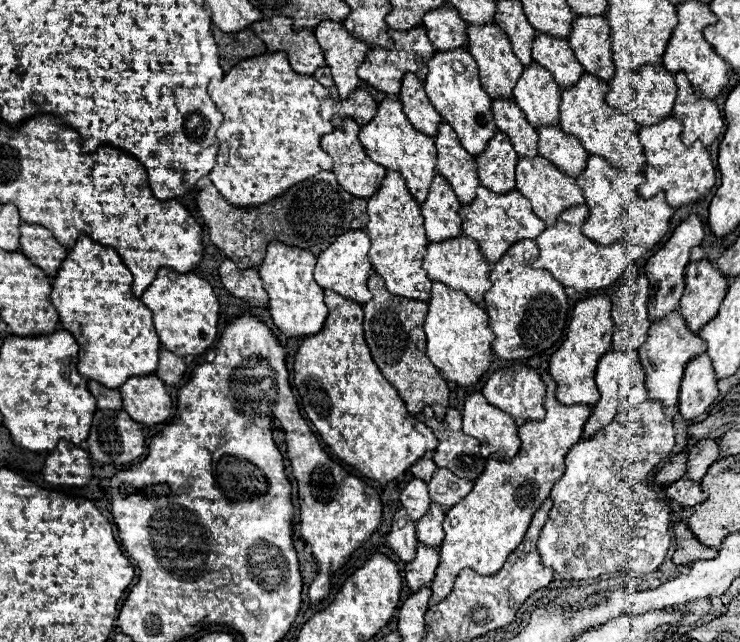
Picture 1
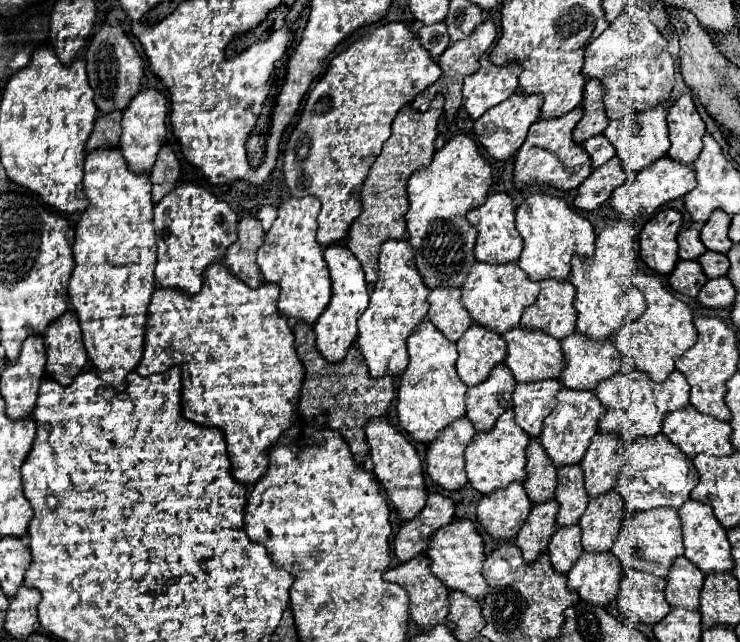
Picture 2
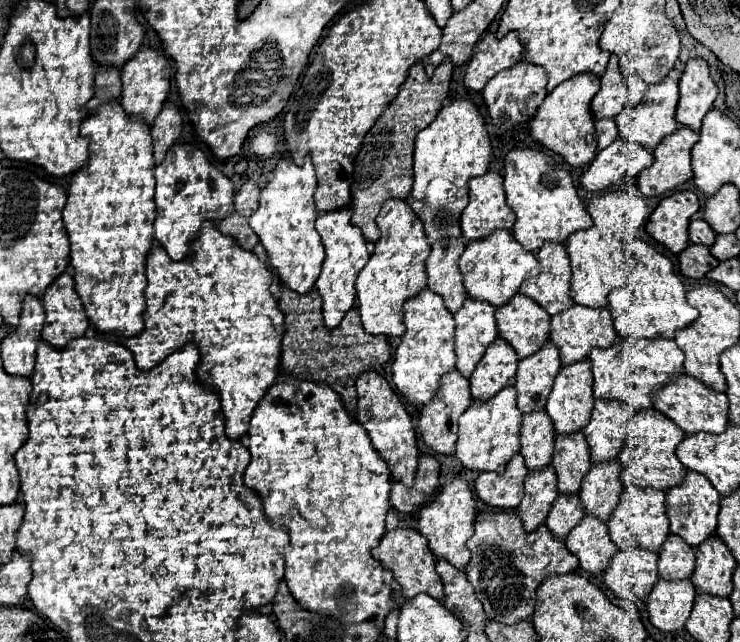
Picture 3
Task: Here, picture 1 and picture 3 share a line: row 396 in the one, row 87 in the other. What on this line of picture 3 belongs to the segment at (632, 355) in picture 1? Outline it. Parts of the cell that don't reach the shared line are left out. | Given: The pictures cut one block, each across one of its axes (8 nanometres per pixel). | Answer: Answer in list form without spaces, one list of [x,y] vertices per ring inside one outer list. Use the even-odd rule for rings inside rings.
[[[610,56],[606,72],[600,76],[600,90],[592,100],[594,120],[614,118],[628,102],[628,86],[622,72],[618,72],[618,58]]]

